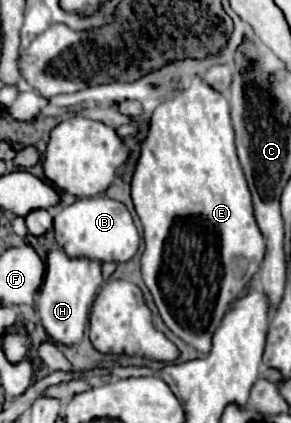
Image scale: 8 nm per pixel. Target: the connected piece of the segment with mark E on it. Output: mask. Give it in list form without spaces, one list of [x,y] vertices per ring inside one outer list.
[[[193,78],[191,86],[187,90],[177,92],[173,98],[165,100],[161,106],[157,106],[153,110],[149,136],[141,146],[141,158],[139,158],[139,164],[137,164],[133,182],[131,182],[131,196],[133,196],[137,216],[143,224],[145,250],[143,250],[143,256],[141,256],[141,272],[143,272],[143,280],[145,280],[147,288],[153,294],[153,300],[159,308],[159,314],[161,314],[163,322],[171,328],[171,332],[175,332],[183,342],[187,342],[189,346],[193,346],[195,350],[199,350],[203,354],[209,354],[213,332],[217,330],[219,322],[223,320],[223,314],[227,314],[227,306],[231,306],[231,302],[235,302],[235,298],[239,298],[239,294],[243,294],[245,284],[251,286],[253,276],[257,274],[257,270],[263,262],[263,254],[265,254],[263,234],[261,234],[261,230],[255,222],[255,212],[253,212],[253,206],[251,206],[251,192],[247,190],[247,180],[243,178],[243,168],[239,166],[239,158],[235,154],[235,132],[233,132],[233,126],[231,126],[229,104],[227,104],[223,94],[209,88],[201,78]]]

